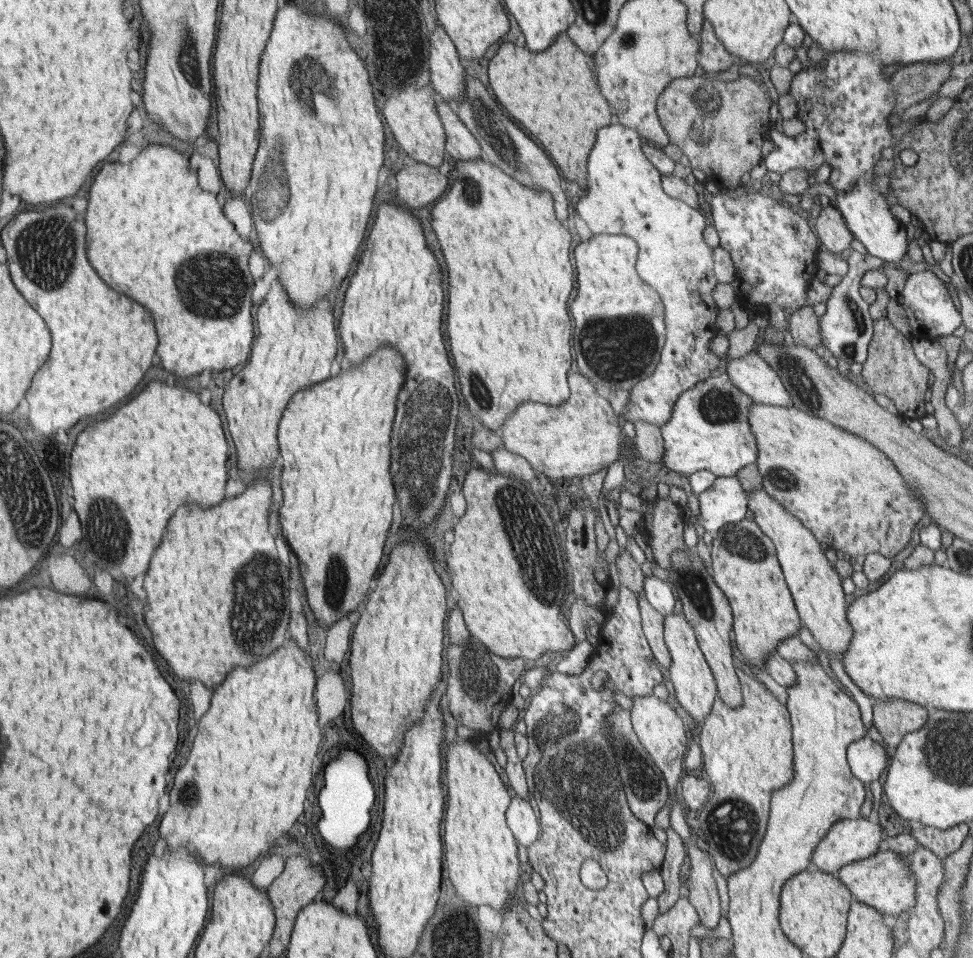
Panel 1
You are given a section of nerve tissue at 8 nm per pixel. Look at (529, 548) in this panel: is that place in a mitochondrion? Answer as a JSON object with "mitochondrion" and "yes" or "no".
{"mitochondrion":"yes"}

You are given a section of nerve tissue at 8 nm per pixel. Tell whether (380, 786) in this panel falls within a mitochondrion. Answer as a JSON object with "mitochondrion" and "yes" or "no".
{"mitochondrion":"no"}

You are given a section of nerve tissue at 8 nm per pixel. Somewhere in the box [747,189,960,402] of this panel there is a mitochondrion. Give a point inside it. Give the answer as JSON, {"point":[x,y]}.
{"point":[857,320]}

